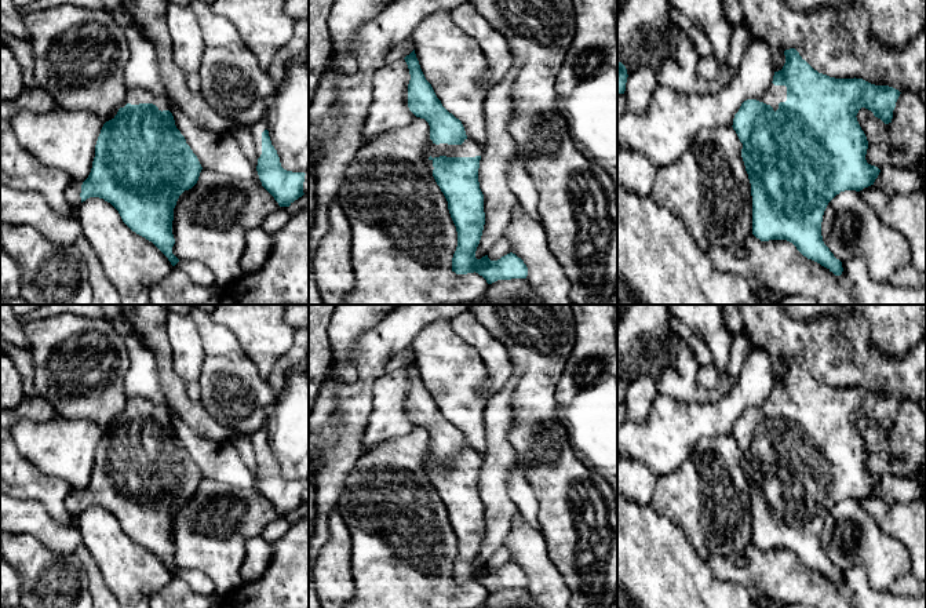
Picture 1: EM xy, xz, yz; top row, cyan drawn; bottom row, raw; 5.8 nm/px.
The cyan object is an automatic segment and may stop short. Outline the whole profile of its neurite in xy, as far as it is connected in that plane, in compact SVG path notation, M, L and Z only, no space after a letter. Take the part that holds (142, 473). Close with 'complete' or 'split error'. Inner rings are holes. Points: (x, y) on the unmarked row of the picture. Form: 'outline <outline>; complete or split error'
outline M132 397L117 423L101 438L88 487L83 492L73 489L65 506L74 517L90 506L110 511L132 540L152 550L175 575L179 568L172 563L174 517L179 505L197 492L201 478L197 465L175 434L171 408Z; split error

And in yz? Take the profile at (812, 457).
outline M795 357L784 364L785 372L774 381L766 401L744 409L732 434L743 452L741 466L751 492L752 543L761 550L787 549L803 565L841 585L842 571L823 550L823 524L841 500L874 494L881 478L865 469L868 449L856 425L865 416L885 433L892 432L901 401L863 387L819 382Z; split error

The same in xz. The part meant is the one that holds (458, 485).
outline M415 358L404 368L411 383L408 416L430 434L430 480L448 510L457 540L452 580L456 583L475 580L488 593L526 587L526 574L513 561L497 569L491 569L488 564L475 567L485 534L484 503L478 491L482 454L469 448L462 430L442 415L420 378Z; split error

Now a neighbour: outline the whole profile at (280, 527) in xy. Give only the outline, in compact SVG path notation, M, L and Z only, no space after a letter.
M280 516L276 521L269 524L263 534L260 535L263 539L274 542L282 538L291 528L288 516Z

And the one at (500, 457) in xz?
M514 369L504 387L488 400L484 411L486 451L482 454L478 491L484 503L485 534L475 560L477 568L485 565L504 545L518 511L510 498L510 476L518 465L518 454L508 440L508 430L514 423L513 394L518 379L519 374Z

